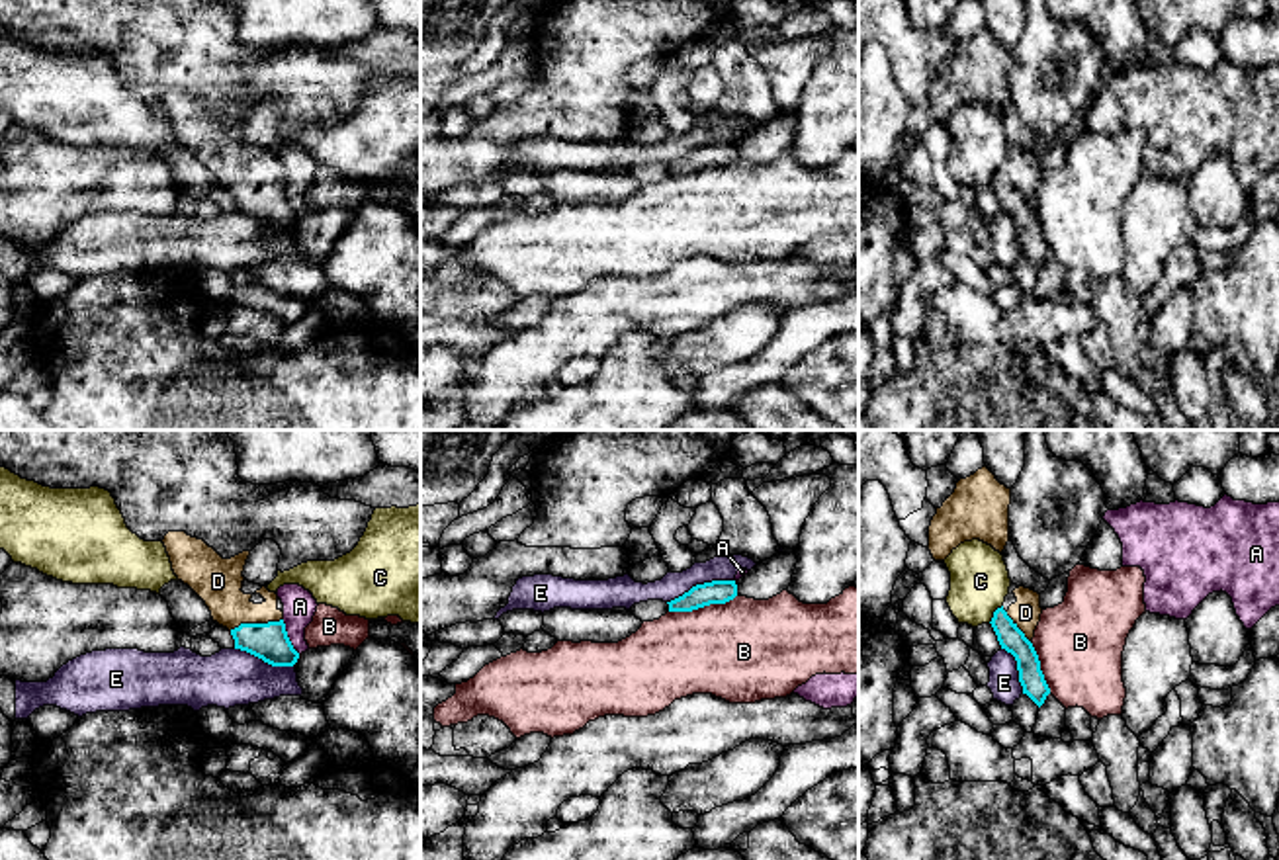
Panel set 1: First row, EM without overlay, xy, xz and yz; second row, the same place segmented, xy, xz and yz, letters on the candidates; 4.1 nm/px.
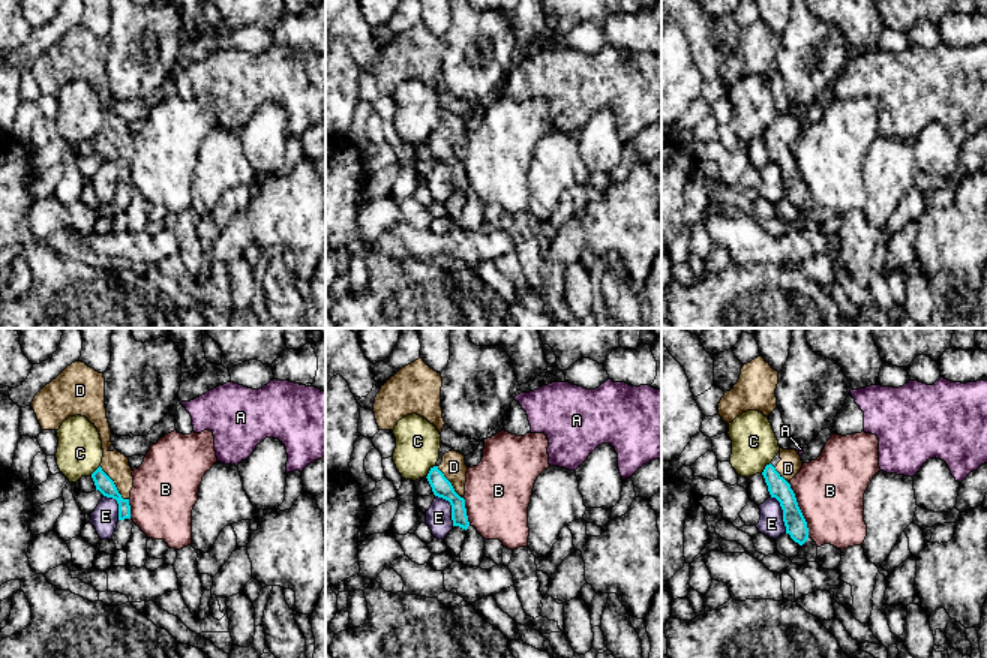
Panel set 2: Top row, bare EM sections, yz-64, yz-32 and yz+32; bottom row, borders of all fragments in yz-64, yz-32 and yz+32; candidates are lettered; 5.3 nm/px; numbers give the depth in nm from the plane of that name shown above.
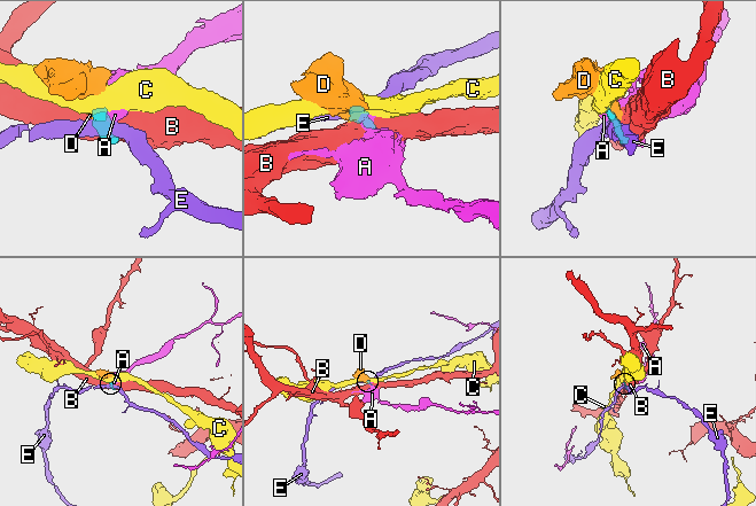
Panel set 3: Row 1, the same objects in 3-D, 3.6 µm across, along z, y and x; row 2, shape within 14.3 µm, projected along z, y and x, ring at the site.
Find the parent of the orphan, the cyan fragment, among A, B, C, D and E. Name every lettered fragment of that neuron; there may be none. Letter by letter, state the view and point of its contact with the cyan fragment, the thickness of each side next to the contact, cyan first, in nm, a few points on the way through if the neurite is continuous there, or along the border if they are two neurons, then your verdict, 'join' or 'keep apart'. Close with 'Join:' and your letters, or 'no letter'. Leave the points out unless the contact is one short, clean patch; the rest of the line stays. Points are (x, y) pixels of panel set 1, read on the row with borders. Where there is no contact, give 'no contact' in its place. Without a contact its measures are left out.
A: xy (288, 638) | 160/140 nm | along xy (282, 620), (290, 644), (300, 653) | keep apart
B: xz (703, 606) | 100/420 nm | along xz (738, 595), (724, 602), (669, 612) | keep apart
C: yz (994, 614) | 100/240 nm | along yz (1002, 604), (988, 622) | keep apart
D: xy (255, 624) | 160/200 nm | across xy (268, 642), (255, 624), (220, 589), (218, 581) | join
E: xz (701, 585) | 100/110 nm | along xz (734, 579), (697, 583), (667, 602) | keep apart
Join: D

